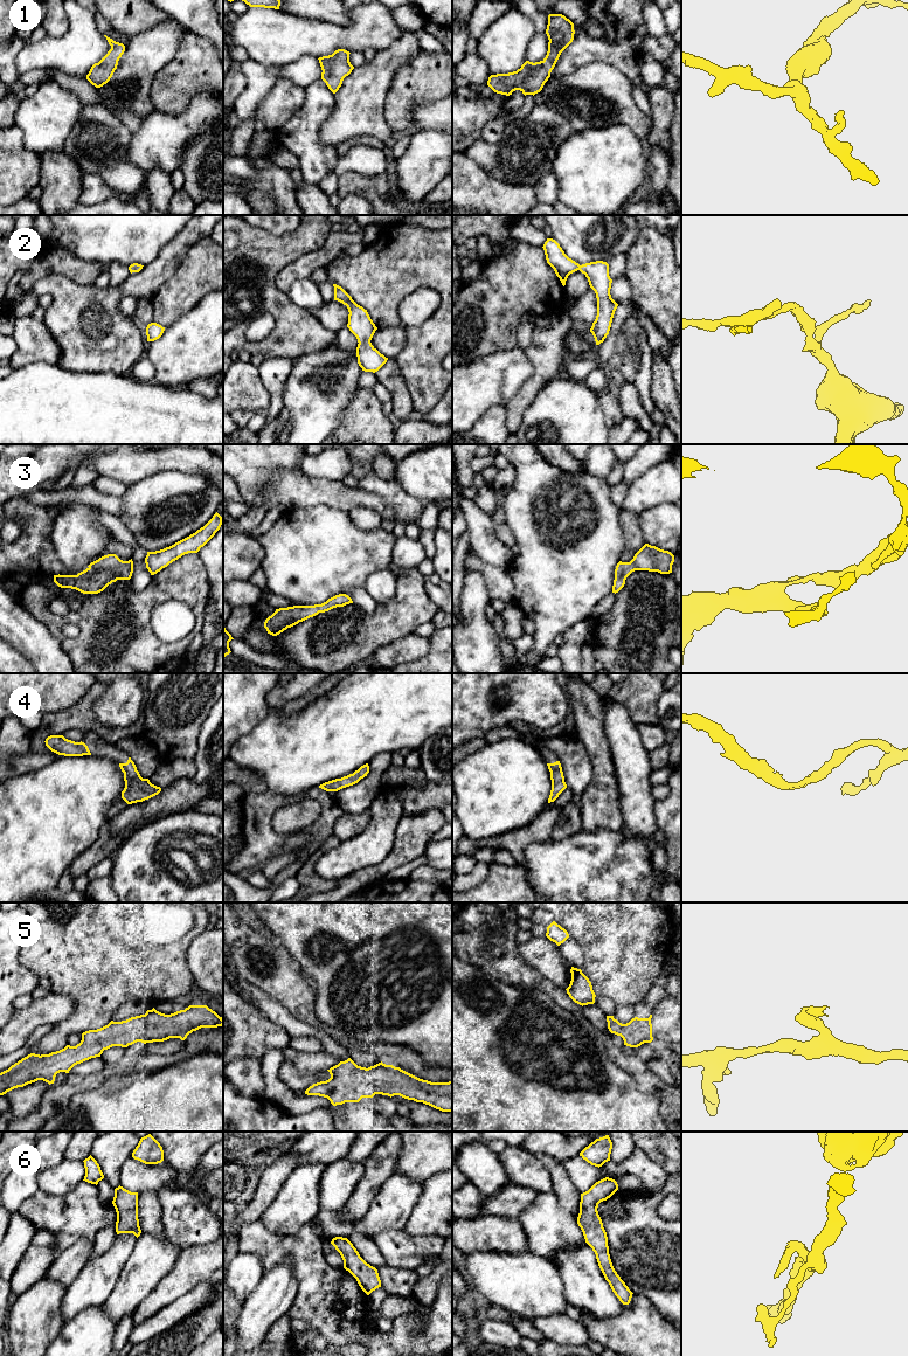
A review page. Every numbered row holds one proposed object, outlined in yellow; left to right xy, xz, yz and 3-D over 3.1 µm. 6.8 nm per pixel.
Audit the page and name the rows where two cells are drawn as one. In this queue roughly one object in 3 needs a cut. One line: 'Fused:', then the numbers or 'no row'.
Fused: no row

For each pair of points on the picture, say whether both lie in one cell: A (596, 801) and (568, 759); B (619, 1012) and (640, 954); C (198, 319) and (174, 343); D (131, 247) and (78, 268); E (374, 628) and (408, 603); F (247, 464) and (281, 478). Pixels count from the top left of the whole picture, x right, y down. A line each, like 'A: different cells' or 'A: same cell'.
A: different cells
B: different cells
C: same cell
D: different cells
E: same cell
F: same cell

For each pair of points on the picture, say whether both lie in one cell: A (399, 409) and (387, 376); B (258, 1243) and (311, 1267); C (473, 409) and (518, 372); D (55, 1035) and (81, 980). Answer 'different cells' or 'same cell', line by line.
A: same cell
B: same cell
C: same cell
D: same cell

